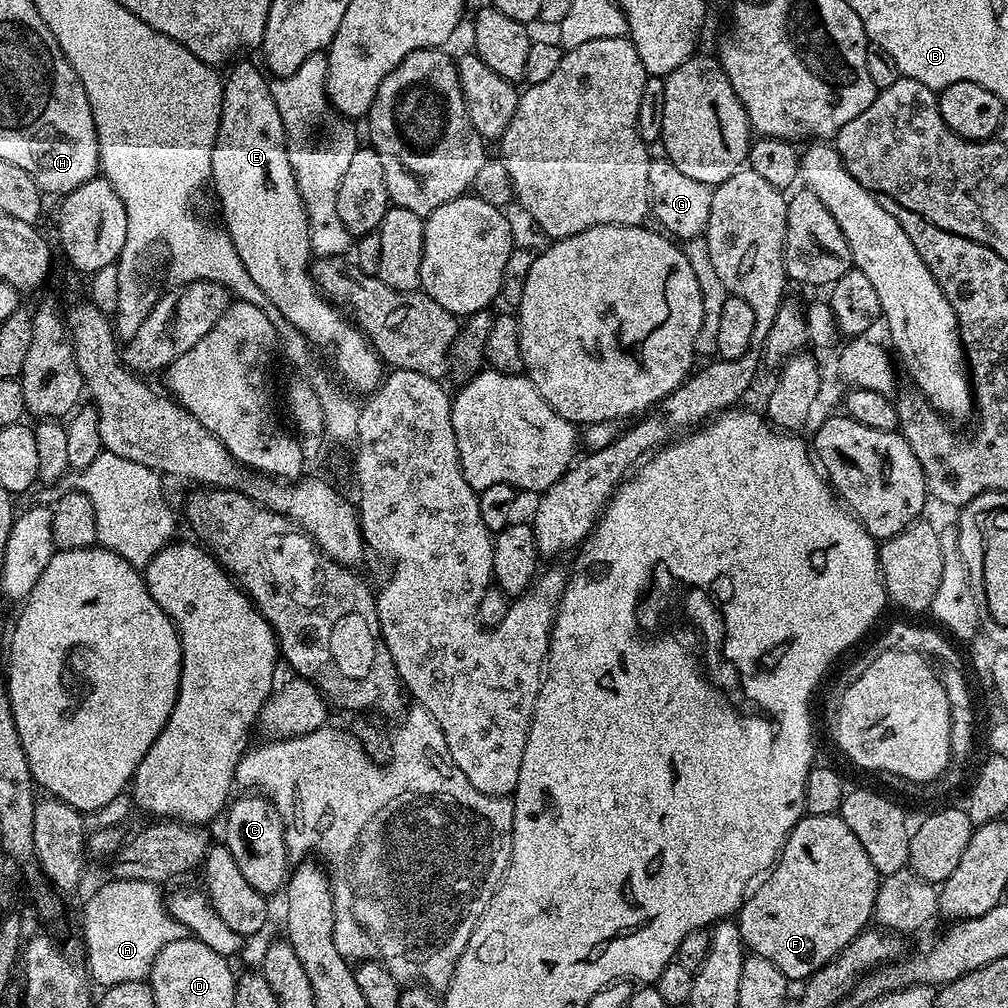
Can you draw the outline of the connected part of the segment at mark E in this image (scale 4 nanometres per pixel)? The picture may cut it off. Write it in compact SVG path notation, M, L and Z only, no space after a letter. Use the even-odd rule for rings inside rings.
M235 64L231 65L232 73L223 77L222 118L218 122L218 134L212 151L210 184L216 187L216 200L220 203L220 216L224 219L222 227L234 242L238 258L242 258L242 266L246 266L250 278L254 278L258 290L262 290L262 294L266 294L282 310L284 317L305 335L313 349L321 348L326 355L332 356L337 377L340 375L350 387L357 388L363 394L371 394L380 387L386 368L367 336L336 304L325 297L312 278L310 261L314 253L310 246L308 215L298 194L294 170L290 166L288 135L284 133L282 114L278 114L278 106L274 106L269 77L252 64Z

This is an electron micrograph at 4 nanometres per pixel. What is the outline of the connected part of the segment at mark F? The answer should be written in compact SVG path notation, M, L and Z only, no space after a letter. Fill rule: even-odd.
M805 814L801 816L800 820L792 828L792 833L788 835L788 841L784 844L784 848L780 851L780 859L772 865L767 875L751 889L750 895L740 905L738 923L745 949L753 956L766 958L766 962L774 962L774 966L778 966L778 970L782 970L782 974L790 982L804 980L807 976L812 976L819 968L829 964L859 932L863 932L869 927L876 911L876 895L880 889L881 879L880 873L874 870L874 862L870 862L866 850L862 850L862 842L858 842L858 838L854 838L850 826L846 826L846 822L839 814L834 816L809 816Z

